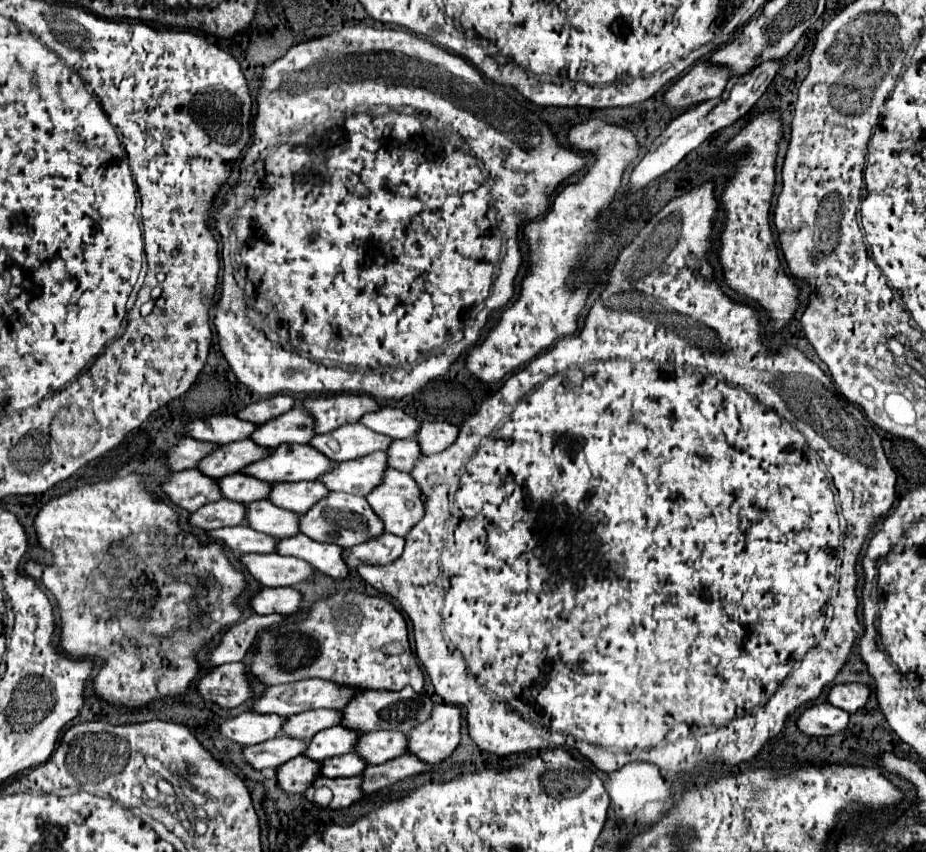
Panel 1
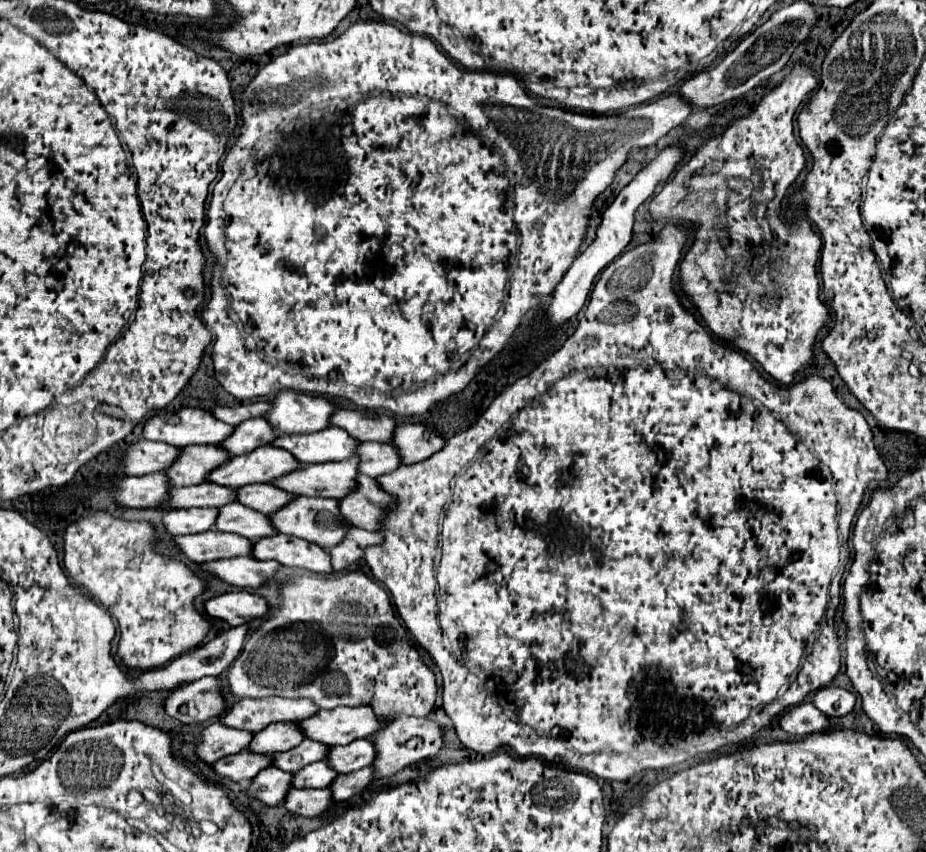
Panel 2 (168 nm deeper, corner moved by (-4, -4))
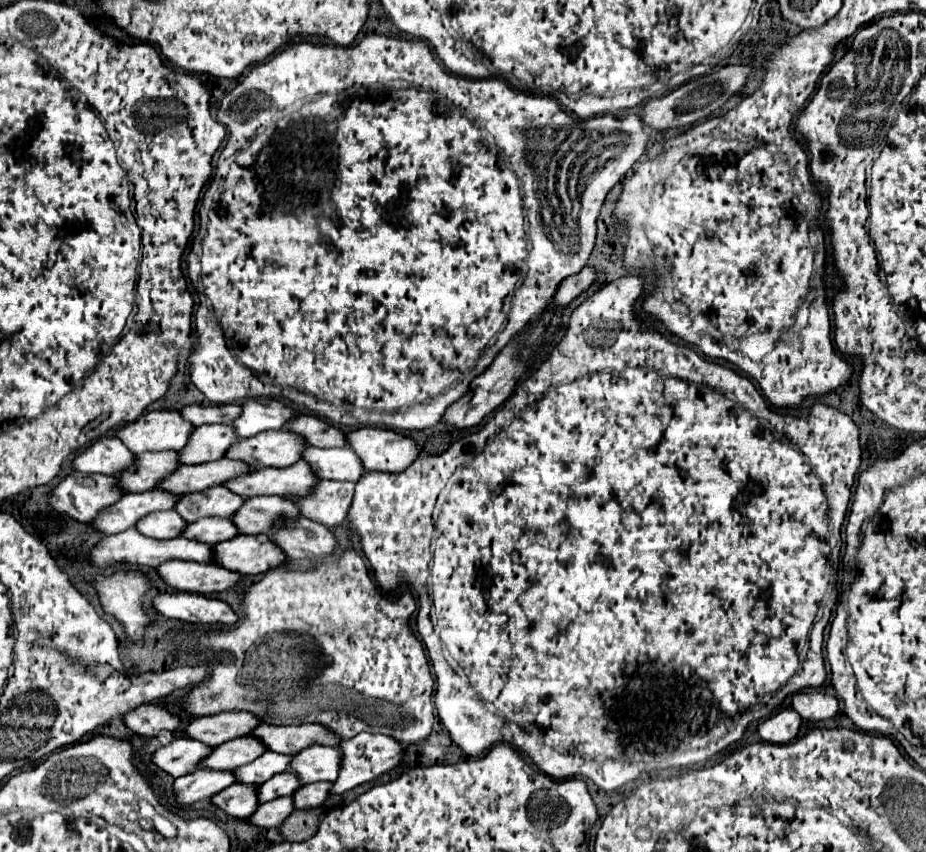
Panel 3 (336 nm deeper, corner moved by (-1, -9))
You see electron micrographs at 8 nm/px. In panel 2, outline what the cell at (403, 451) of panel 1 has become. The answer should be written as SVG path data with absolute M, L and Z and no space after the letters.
M362 443L358 449L360 473L368 477L382 477L402 465L402 455L392 443Z

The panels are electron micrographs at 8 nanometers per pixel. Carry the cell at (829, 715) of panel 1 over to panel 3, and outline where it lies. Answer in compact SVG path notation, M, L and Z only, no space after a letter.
M785 708L785 710L779 710L777 714L771 714L767 720L763 720L757 728L757 734L765 742L787 744L797 736L799 726L801 726L801 716L797 716L795 710Z

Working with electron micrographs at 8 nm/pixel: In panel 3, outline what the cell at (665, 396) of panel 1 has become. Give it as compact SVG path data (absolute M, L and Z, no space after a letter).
M625 276L619 278L607 286L603 286L599 292L589 296L583 304L579 304L569 318L567 330L563 338L553 346L553 350L529 372L529 376L515 388L513 396L509 396L503 406L495 412L493 418L487 420L487 424L479 432L471 432L461 436L447 452L441 456L425 456L417 458L409 468L403 472L365 472L357 484L355 484L355 498L349 510L349 520L355 526L363 552L367 560L371 562L375 570L375 578L383 590L391 590L397 586L405 586L405 582L417 592L419 596L419 634L421 640L425 642L433 672L437 676L437 692L435 692L435 708L437 714L443 722L443 726L449 730L451 738L461 746L463 752L469 756L481 756L483 752L491 750L495 744L511 744L515 746L521 754L529 756L539 770L543 770L547 776L563 780L563 778L589 778L597 784L597 788L609 792L615 790L623 784L633 782L641 772L655 770L655 768L669 768L669 766L687 766L687 762L701 762L717 754L719 750L727 748L729 744L737 742L745 728L755 722L763 720L773 710L787 698L791 692L803 690L803 688L819 688L825 682L825 664L823 664L823 630L827 626L829 614L821 612L823 598L829 594L829 584L833 578L833 570L839 562L839 550L841 550L841 524L849 506L849 496L851 496L851 486L855 472L861 464L861 446L859 446L859 430L855 422L829 406L815 404L811 414L805 418L789 416L779 410L773 410L759 390L753 386L753 382L745 376L739 376L731 368L713 364L701 356L697 356L687 344L681 342L671 342L665 336L661 336L655 330L645 330L639 326L635 320L633 312L633 302L643 292L643 280L639 276Z

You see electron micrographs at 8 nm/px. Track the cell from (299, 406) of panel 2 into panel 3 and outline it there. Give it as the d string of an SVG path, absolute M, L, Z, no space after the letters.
M275 398L247 400L241 404L241 414L233 420L231 426L239 438L251 438L255 432L281 430L283 424L297 414L299 412L287 408L281 400Z

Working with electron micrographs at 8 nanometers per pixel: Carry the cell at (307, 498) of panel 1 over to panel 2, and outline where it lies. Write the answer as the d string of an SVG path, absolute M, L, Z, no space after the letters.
M262 483L262 485L248 485L248 487L240 487L238 489L238 501L262 511L266 515L272 515L276 511L280 511L282 507L286 507L288 503L292 503L298 495L290 493L290 491L282 491L280 487L272 485L272 483Z

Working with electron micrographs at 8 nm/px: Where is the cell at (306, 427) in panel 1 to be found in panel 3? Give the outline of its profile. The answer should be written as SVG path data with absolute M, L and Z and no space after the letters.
M203 424L191 430L191 436L183 450L179 450L179 464L203 464L223 458L227 444L239 440L231 426Z

